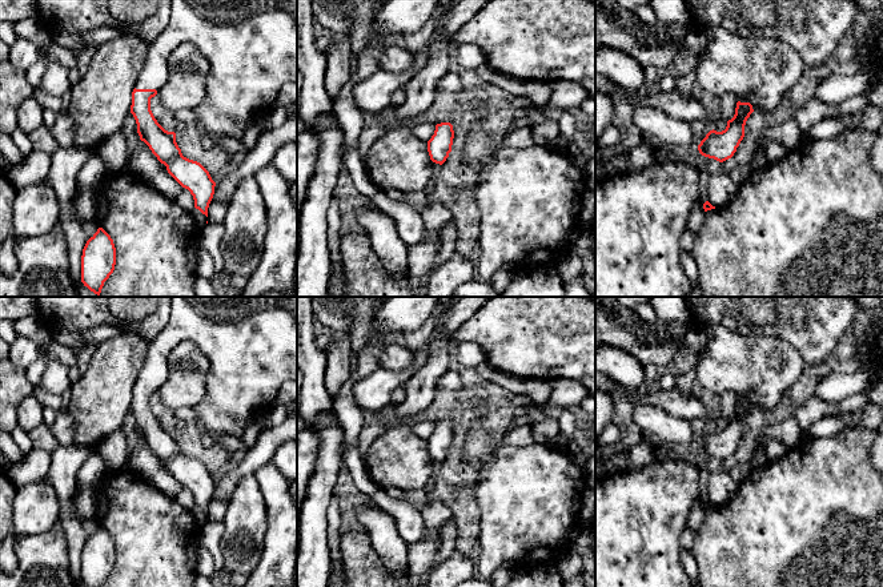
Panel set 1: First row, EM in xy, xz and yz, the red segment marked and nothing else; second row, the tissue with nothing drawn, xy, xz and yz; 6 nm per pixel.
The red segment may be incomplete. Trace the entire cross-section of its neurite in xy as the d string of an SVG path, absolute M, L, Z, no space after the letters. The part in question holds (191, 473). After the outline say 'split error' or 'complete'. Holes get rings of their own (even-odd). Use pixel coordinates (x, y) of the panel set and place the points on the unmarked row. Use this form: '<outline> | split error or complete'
M172 297L170 317L165 327L149 341L145 363L132 390L131 411L136 418L137 431L157 458L166 465L168 471L190 490L194 506L208 515L216 481L200 461L182 454L176 441L176 431L165 429L150 409L150 397L169 375L168 355L182 341L193 341L210 365L205 397L194 407L197 423L202 431L213 434L217 439L222 435L240 439L246 426L256 422L261 413L269 411L280 387L286 381L297 382L297 297Z | split error

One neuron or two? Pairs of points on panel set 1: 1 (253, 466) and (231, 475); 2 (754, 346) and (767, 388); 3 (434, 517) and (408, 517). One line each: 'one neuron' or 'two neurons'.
1: one neuron
2: one neuron
3: two neurons

